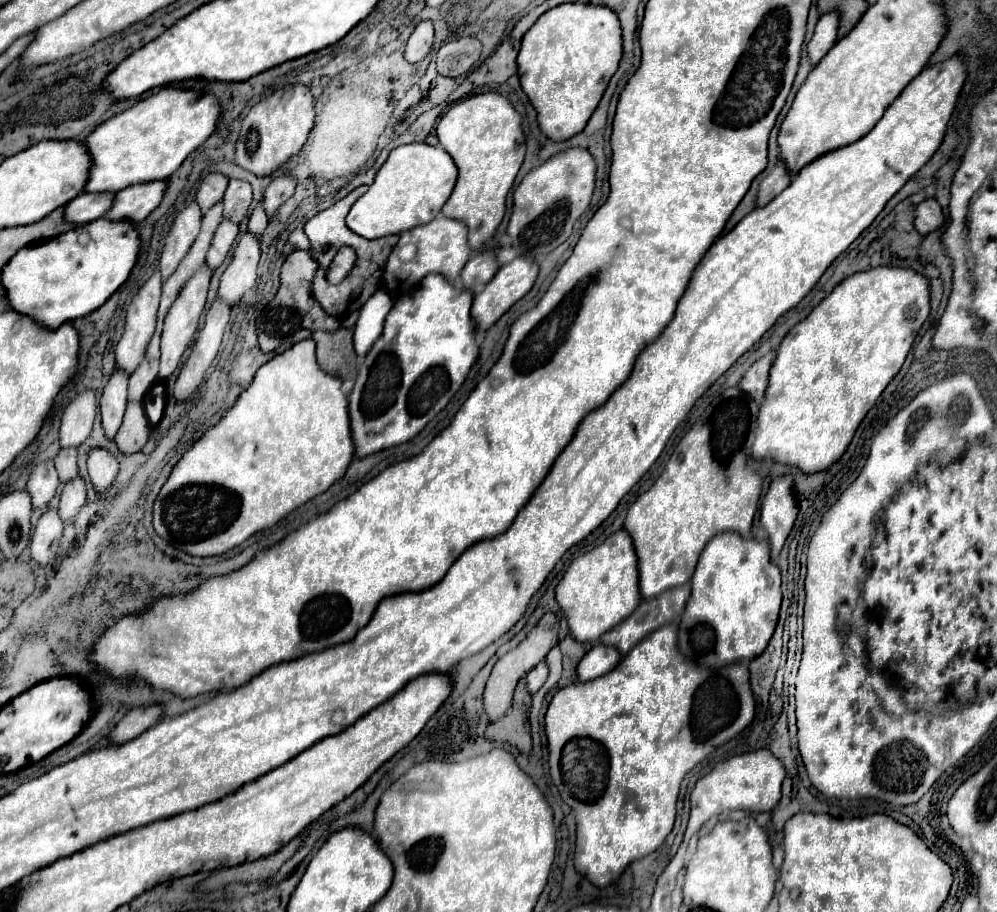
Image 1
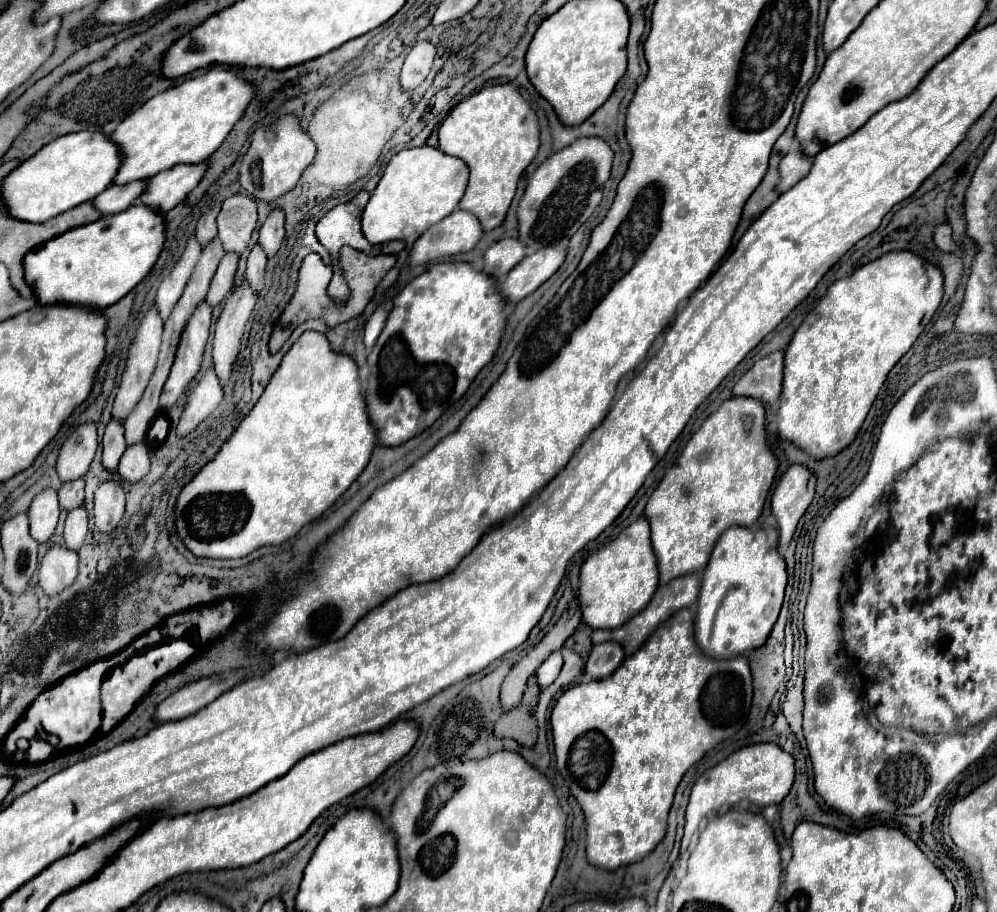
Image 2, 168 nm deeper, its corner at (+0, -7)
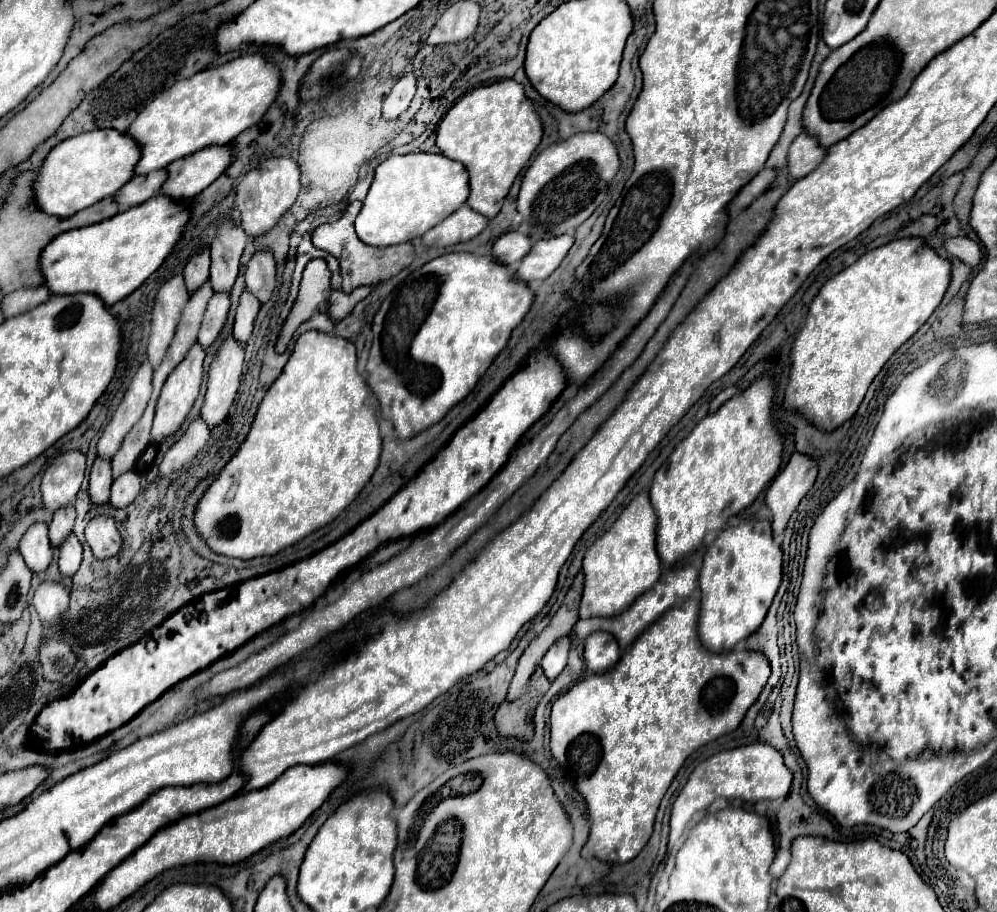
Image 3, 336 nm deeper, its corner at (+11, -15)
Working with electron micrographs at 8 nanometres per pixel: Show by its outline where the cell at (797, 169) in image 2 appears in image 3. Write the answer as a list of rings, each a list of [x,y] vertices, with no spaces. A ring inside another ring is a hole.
[[[801,133],[793,141],[793,145],[789,147],[789,153],[787,153],[787,173],[789,173],[789,177],[803,179],[805,175],[809,175],[819,165],[825,151],[827,149],[819,147],[819,143],[813,137],[809,137],[807,133]]]

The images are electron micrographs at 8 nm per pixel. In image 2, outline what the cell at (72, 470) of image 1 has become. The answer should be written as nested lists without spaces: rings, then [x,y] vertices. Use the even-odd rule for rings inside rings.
[[[84,479],[64,483],[62,489],[58,491],[58,497],[60,497],[60,509],[64,511],[80,507],[84,503]]]

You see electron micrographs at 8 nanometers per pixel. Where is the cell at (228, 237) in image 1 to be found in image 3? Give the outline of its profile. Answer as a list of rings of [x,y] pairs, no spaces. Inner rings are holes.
[[[213,293],[213,297],[207,303],[207,311],[199,329],[199,343],[207,349],[213,345],[225,325],[227,311],[229,311],[229,295],[227,293]]]

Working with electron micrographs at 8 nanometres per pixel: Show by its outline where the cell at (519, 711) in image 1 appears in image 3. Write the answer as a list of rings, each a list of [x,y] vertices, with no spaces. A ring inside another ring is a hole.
[[[537,667],[535,673],[531,675],[527,691],[511,703],[507,703],[507,701],[501,703],[499,711],[495,713],[495,727],[501,737],[515,737],[521,741],[531,741],[533,711],[535,711],[539,699],[549,689],[549,685],[551,685],[551,681],[547,681],[543,671]]]

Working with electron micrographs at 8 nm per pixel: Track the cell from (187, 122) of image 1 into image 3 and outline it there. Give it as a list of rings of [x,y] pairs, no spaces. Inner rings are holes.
[[[245,53],[221,67],[199,71],[191,79],[181,79],[163,95],[155,97],[131,123],[127,135],[139,145],[141,159],[135,175],[165,169],[169,163],[189,157],[211,145],[227,145],[241,131],[259,123],[279,91],[279,71],[261,55]]]

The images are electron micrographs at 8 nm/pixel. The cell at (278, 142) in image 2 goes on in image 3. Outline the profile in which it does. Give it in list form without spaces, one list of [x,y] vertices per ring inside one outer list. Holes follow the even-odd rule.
[[[269,157],[245,173],[235,189],[235,205],[241,211],[241,227],[247,235],[267,233],[295,203],[299,193],[299,165],[291,157]]]

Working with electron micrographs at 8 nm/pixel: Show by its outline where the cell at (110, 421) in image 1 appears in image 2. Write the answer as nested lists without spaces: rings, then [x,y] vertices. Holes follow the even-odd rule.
[[[112,419],[112,421],[106,425],[102,445],[104,445],[104,453],[102,453],[102,465],[104,465],[108,471],[112,471],[112,473],[114,473],[114,471],[118,469],[118,463],[120,463],[122,453],[126,451],[124,427],[122,427],[122,423],[120,423],[120,421]]]

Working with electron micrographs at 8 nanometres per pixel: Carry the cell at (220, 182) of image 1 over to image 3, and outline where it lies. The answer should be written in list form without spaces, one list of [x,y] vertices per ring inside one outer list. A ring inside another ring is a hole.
[[[209,247],[201,249],[199,255],[193,255],[189,259],[189,263],[185,265],[185,271],[183,271],[183,277],[185,277],[185,285],[187,285],[187,291],[195,291],[195,287],[199,287],[203,281],[209,279]]]

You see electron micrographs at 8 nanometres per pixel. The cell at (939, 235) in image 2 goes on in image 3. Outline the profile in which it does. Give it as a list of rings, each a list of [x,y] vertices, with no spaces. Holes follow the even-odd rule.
[[[951,237],[945,241],[945,251],[951,253],[953,257],[961,259],[963,263],[975,267],[981,259],[981,249],[975,241],[967,239],[967,237]]]

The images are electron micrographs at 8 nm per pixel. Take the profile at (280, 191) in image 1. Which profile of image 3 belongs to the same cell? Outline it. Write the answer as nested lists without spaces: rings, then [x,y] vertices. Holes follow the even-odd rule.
[[[259,249],[253,253],[245,271],[247,289],[265,303],[275,289],[275,259],[271,249]]]

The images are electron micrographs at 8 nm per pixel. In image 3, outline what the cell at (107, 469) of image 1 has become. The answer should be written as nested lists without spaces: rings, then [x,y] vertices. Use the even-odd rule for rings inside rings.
[[[99,513],[85,527],[85,539],[97,559],[113,557],[121,547],[121,535],[111,515]]]

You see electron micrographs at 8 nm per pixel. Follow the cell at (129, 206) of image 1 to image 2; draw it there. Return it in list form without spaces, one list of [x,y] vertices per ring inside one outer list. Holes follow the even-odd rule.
[[[198,163],[198,167],[174,167],[174,171],[162,171],[162,175],[154,175],[154,179],[150,179],[146,191],[140,195],[140,203],[166,213],[186,199],[186,195],[202,181],[204,173],[206,163]]]

